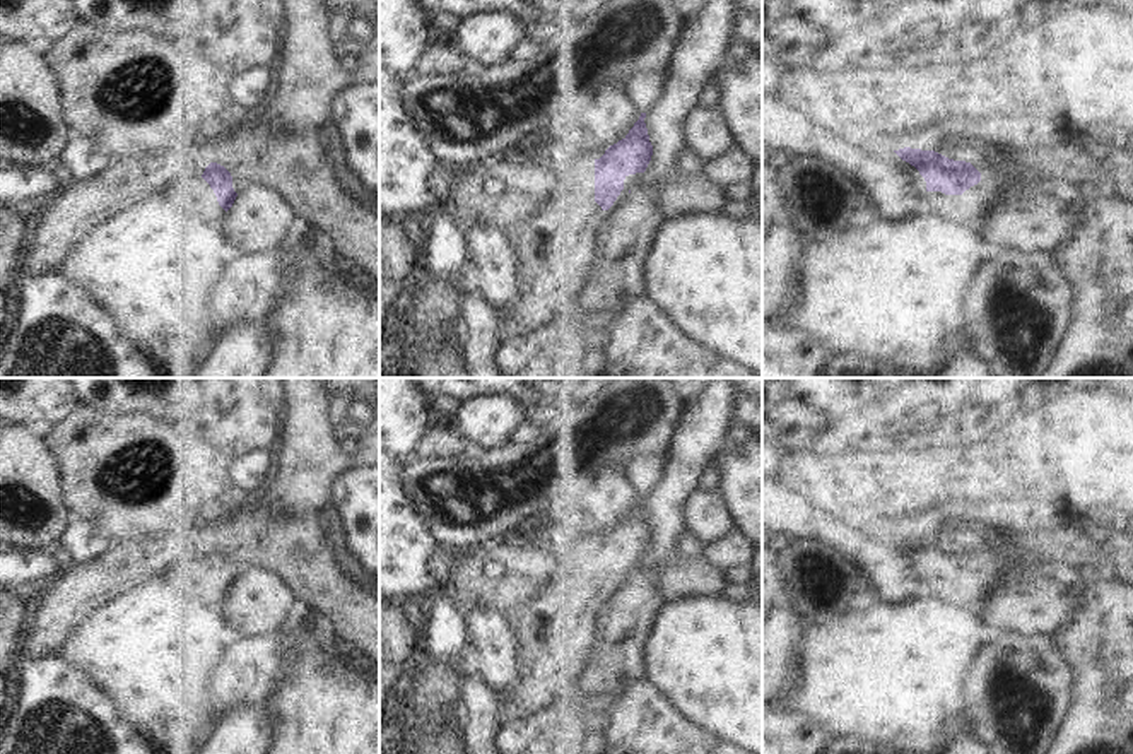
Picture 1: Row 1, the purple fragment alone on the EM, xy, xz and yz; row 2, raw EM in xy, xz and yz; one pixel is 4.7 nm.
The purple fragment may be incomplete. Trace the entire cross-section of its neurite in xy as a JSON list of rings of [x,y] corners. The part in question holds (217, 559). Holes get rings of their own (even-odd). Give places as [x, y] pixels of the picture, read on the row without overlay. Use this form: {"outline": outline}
{"outline": [[[210,545],[202,559],[171,557],[167,585],[179,595],[193,592],[202,600],[222,607],[236,580],[231,556],[217,545]]]}

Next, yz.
{"outline": [[[911,530],[894,535],[919,554],[926,564],[923,583],[943,600],[962,600],[971,609],[984,612],[989,597],[1000,590],[998,580],[979,568],[981,556],[971,545]]]}

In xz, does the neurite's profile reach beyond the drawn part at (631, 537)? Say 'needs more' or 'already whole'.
needs more

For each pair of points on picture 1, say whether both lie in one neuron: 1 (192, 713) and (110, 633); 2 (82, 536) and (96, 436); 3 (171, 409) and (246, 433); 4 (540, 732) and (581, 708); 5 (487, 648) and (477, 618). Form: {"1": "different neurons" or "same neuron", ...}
{"1": "same neuron", "2": "different neurons", "3": "same neuron", "4": "different neurons", "5": "same neuron"}

